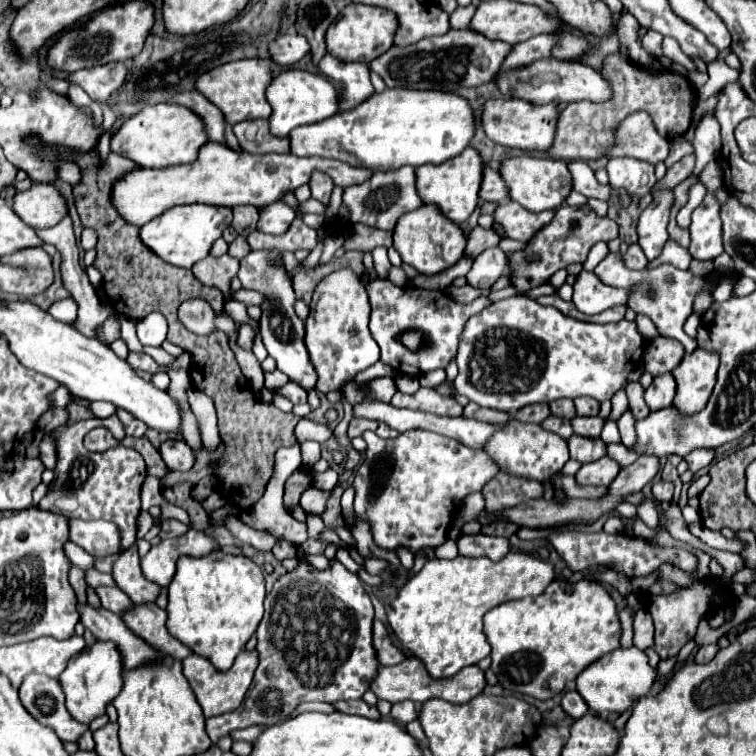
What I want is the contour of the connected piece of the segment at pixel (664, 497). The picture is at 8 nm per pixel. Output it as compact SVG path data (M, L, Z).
M657 482L653 486L653 496L659 500L659 502L669 502L673 498L673 482Z

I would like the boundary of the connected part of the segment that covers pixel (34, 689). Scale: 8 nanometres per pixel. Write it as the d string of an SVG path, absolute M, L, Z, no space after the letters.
M29 674L19 688L19 698L27 712L41 724L53 728L61 740L77 742L77 738L89 730L85 724L79 724L69 716L63 688L57 678Z

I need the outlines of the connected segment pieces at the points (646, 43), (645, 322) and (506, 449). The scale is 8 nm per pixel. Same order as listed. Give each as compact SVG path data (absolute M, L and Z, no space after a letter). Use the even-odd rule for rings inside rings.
M648 29L642 39L643 47L647 52L653 54L657 59L659 59L663 55L661 48L662 40L663 36L660 33Z
M637 314L635 322L637 322L639 334L641 334L645 340L655 340L655 338L657 338L657 326L655 326L647 316Z
M509 420L501 432L495 432L493 438L487 442L485 450L501 466L501 470L533 478L539 482L545 482L551 474L561 470L563 464L569 460L567 442L563 438L543 430L539 424L523 424L517 420Z

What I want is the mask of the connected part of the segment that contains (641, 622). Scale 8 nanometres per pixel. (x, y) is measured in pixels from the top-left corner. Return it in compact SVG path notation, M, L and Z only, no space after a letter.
M641 608L635 618L633 618L633 628L635 628L635 638L633 644L641 650L653 646L653 618L647 608Z

